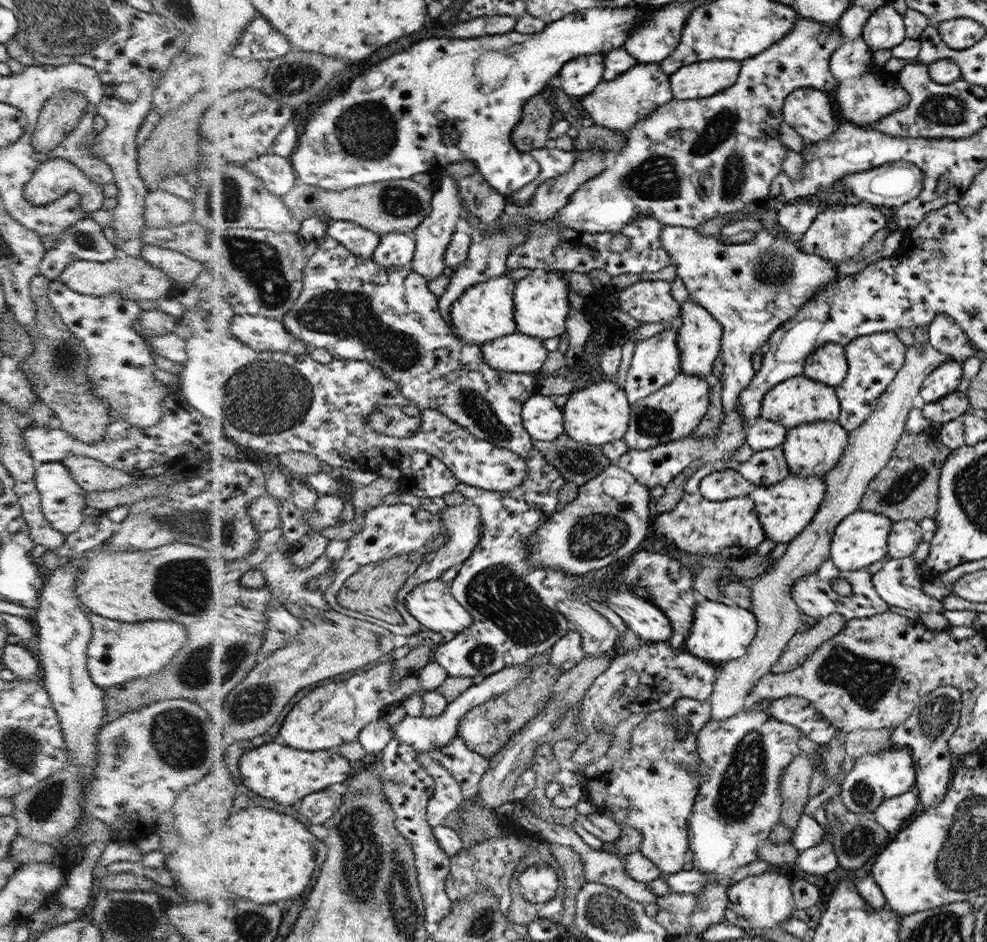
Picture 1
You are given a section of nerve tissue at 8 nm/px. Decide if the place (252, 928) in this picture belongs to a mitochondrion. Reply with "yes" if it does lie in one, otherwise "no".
yes

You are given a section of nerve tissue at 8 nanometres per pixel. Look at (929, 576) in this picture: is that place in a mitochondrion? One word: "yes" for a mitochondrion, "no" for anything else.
no

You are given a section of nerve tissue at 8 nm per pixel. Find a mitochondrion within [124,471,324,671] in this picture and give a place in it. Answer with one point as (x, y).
(187, 577)

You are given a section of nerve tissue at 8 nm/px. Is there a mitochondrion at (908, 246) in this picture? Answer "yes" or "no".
no

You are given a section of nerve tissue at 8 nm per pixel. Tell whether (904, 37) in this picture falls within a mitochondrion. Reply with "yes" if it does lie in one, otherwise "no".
no

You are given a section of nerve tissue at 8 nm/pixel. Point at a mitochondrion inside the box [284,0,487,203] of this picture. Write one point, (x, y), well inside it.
(369, 132)

